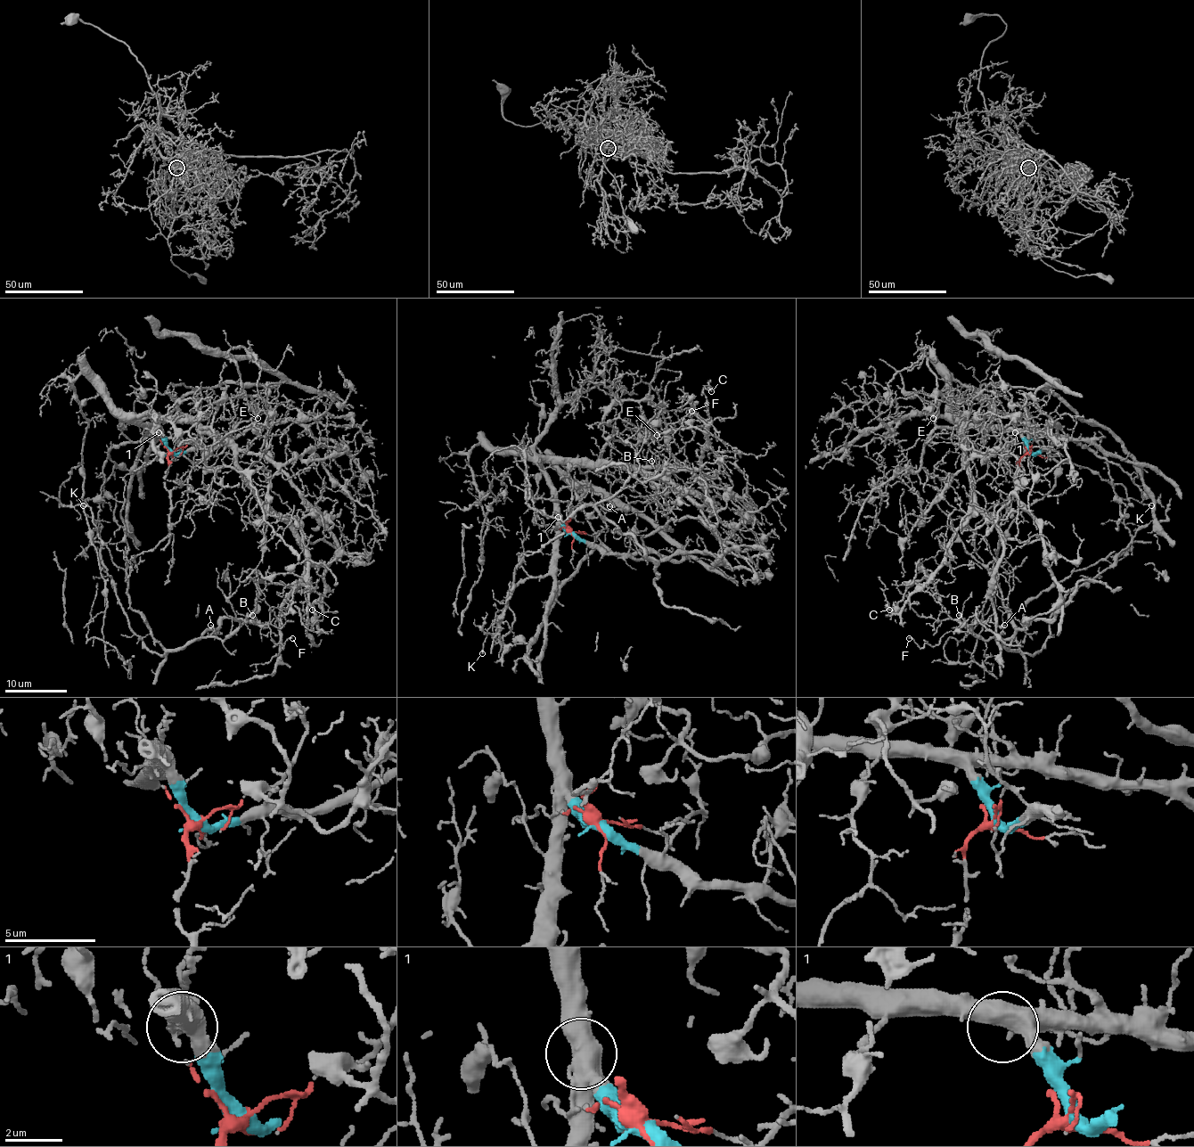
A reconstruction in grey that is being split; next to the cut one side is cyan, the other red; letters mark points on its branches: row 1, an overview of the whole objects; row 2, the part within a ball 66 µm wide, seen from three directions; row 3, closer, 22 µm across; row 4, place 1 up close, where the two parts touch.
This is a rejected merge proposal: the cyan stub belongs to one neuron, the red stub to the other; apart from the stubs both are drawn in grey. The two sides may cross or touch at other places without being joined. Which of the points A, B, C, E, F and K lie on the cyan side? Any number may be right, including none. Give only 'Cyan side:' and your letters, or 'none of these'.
Cyan side: C, E, K

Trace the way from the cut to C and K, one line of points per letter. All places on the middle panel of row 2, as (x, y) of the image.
C: (570, 532), (541, 462), (696, 471), (708, 411), (702, 392), (712, 391)
K: (570, 532), (560, 526), (556, 563), (545, 574), (525, 577), (514, 586), (503, 613), (487, 630), (481, 653)

